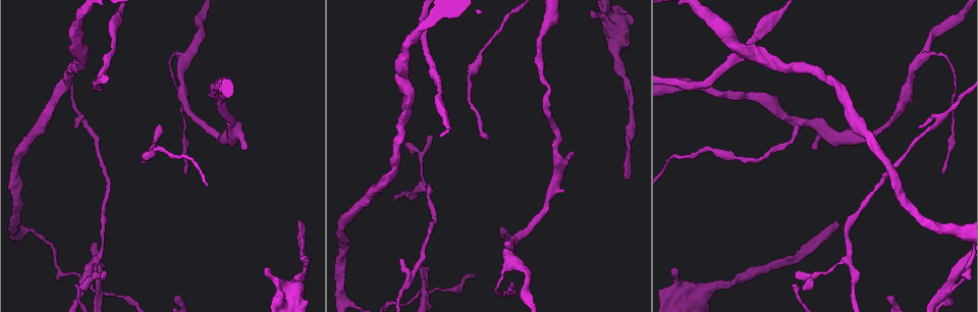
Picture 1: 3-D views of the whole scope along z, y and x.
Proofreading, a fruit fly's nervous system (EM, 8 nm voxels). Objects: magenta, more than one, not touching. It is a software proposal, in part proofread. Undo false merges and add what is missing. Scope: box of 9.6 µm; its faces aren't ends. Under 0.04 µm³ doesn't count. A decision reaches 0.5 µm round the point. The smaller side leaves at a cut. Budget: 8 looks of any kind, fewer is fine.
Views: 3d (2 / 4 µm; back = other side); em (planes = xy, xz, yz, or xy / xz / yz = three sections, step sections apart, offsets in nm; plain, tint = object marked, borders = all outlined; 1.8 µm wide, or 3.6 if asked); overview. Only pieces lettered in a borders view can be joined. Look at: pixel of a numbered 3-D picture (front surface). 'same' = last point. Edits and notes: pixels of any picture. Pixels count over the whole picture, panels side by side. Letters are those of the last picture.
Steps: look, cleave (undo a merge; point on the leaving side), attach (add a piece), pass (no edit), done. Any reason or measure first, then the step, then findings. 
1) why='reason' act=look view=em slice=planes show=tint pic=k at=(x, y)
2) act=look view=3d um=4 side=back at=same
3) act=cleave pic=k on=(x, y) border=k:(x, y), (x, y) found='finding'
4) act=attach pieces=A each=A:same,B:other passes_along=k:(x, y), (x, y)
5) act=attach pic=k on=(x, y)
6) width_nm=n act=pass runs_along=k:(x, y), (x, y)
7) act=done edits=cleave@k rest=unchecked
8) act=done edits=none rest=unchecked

why='tapers out' act=look view=3d um=4 side=back pic=1 at=(626, 174)

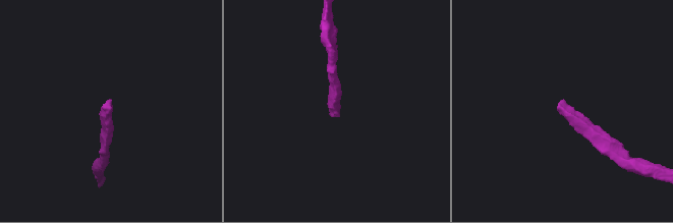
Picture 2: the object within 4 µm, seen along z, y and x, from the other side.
act=look view=em slice=yz step=16 show=borders pic=2 at=(111, 100)

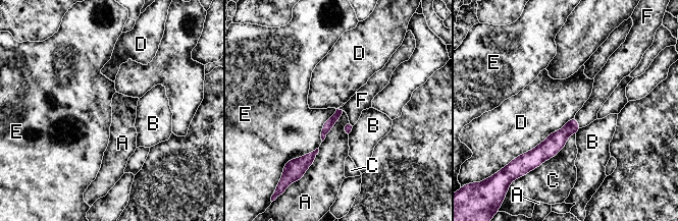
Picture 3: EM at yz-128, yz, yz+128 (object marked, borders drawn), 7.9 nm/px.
act=look view=em slice=xz step=16 show=borders at=same

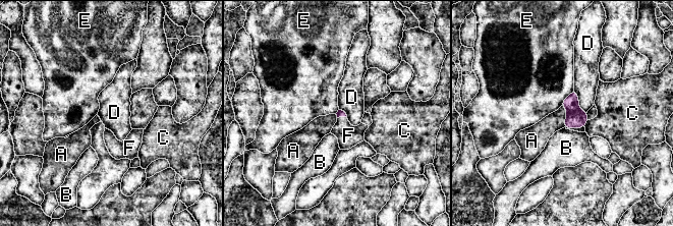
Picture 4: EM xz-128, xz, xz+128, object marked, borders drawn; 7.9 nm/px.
longest_contact=D:220nm act=attach pieces=F each=A:other,B:other,C:other,D:other,E:other,F:same passes_along=4:(340, 113), (341, 116), (348, 135) found='the neuron continues'

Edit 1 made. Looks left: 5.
act=look view=overview

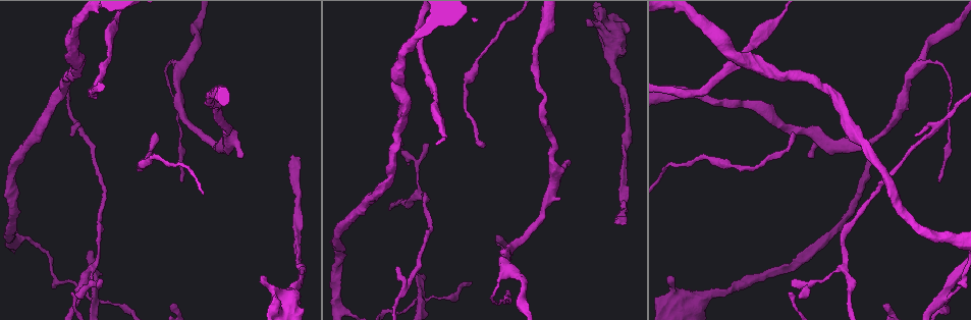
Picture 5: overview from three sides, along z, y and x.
why='long arm stops here' act=look view=3d um=2 pic=5 at=(939, 180)

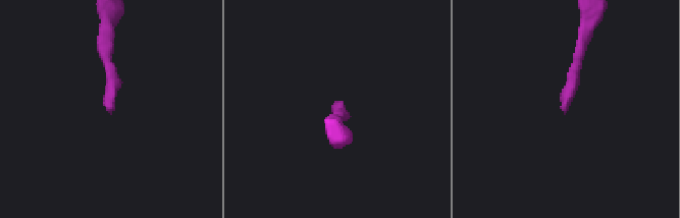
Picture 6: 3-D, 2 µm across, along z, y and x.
act=look view=em slice=planes show=borders pic=6 at=(335, 101)

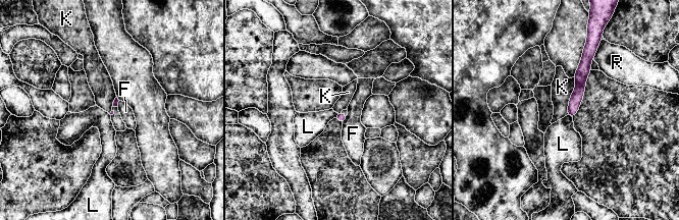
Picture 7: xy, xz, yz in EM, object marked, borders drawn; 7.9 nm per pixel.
longest_contact=K:300nm act=pass each=F:other,K:other,L:other,R:other border=7:(574, 77), (575, 88), (566, 114) found='no lettered piece goes on from it'

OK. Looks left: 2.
why='a narrow waist' act=look view=em slice=xz step=8 show=tint pic=5 at=(947, 299)

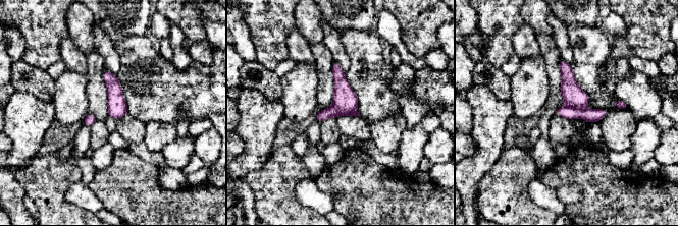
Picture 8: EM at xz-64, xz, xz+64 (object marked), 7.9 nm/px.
act=look view=em slice=xz step=8 show=borders at=same

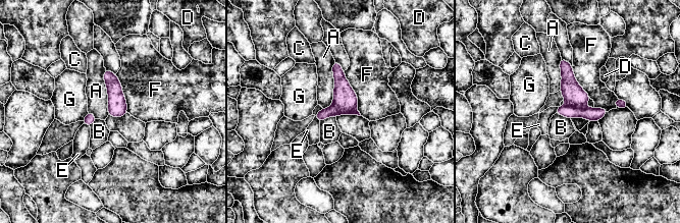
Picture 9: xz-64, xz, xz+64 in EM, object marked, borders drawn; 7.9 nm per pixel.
act=cleave pic=9 on=(345, 99) each=A:other,B:other,C:other,D:other,E:other,F:other,G:other border=9:(333, 104), (342, 113) found='a second neuron is stuck on'

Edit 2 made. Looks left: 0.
act=done edits=attach@4,cleave@9 rest=unchecked

